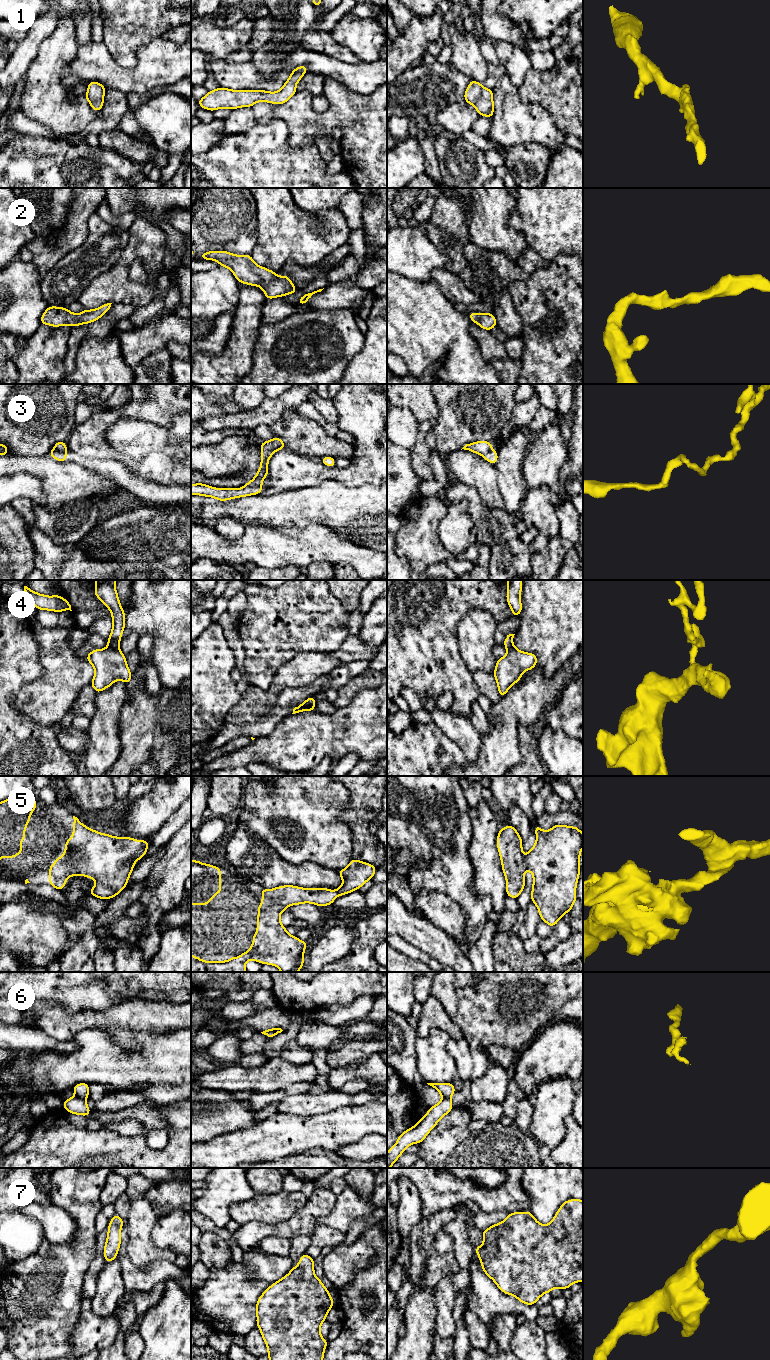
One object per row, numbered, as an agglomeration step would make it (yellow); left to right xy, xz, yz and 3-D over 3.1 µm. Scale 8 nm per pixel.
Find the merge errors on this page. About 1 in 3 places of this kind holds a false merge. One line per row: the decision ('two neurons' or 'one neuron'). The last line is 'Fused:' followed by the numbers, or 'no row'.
1: one neuron
2: one neuron
3: two neurons
4: two neurons
5: one neuron
6: two neurons
7: one neuron
Fused: 3, 4, 6

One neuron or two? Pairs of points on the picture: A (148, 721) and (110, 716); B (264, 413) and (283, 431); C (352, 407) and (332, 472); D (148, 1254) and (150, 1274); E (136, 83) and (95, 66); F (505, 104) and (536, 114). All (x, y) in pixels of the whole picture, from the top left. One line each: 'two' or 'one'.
A: two
B: two
C: one
D: two
E: one
F: one

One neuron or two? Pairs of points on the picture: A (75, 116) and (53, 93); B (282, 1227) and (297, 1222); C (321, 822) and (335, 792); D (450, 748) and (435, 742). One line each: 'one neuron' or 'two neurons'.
A: one neuron
B: one neuron
C: one neuron
D: one neuron

